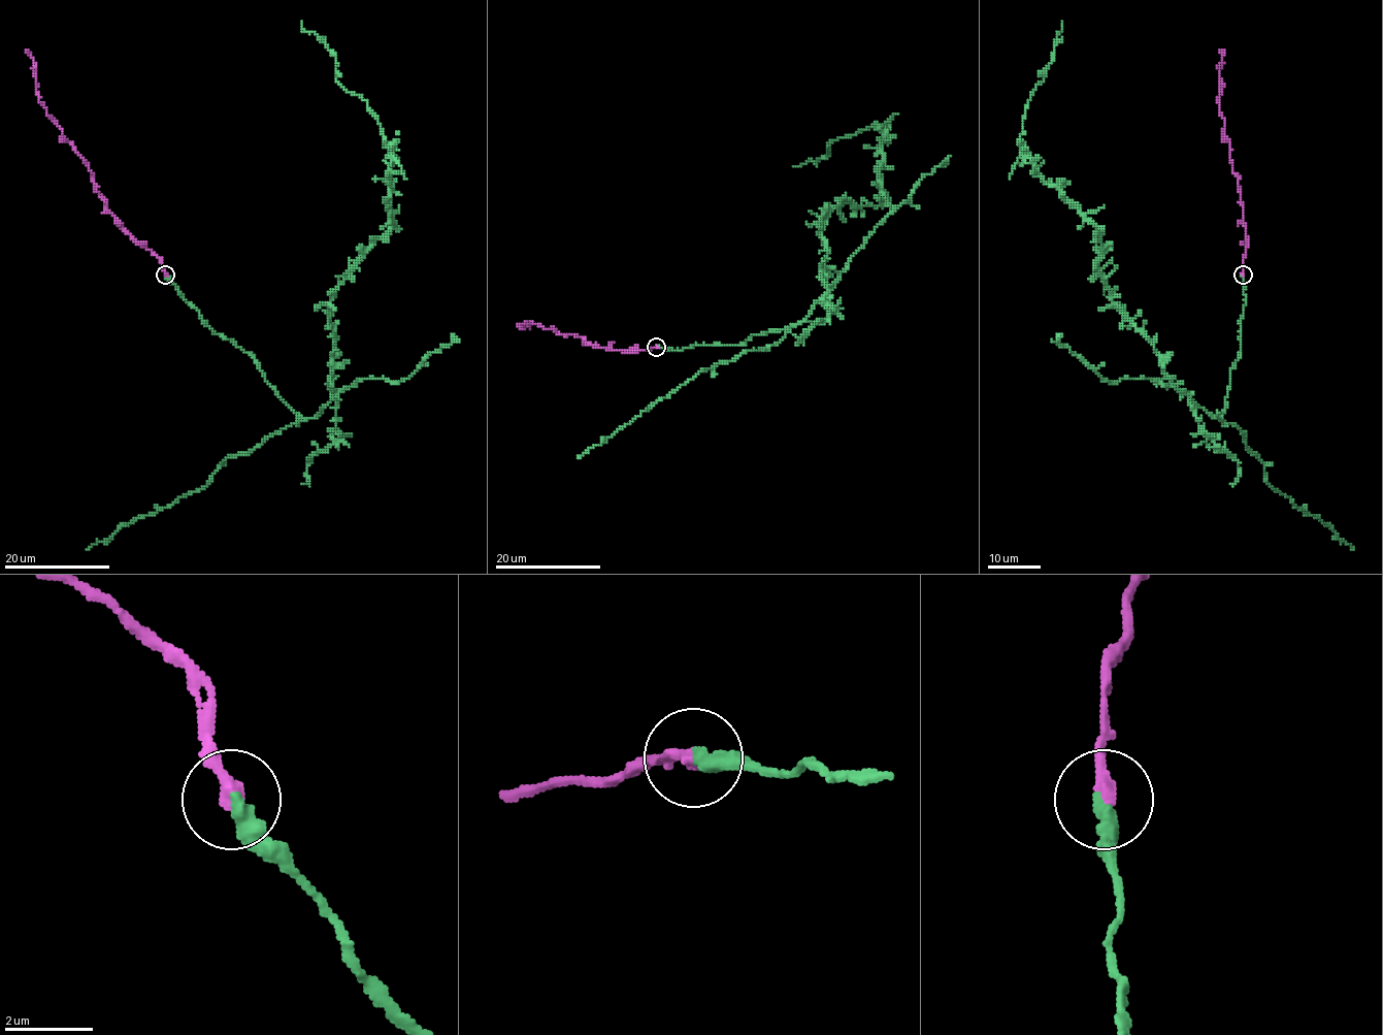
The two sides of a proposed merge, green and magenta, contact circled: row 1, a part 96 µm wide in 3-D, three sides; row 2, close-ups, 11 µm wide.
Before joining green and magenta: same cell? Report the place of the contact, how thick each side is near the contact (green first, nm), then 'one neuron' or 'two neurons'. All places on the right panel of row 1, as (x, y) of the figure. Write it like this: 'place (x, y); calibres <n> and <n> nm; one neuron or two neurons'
place (1243, 275); calibres 400 and 360 nm; one neuron

